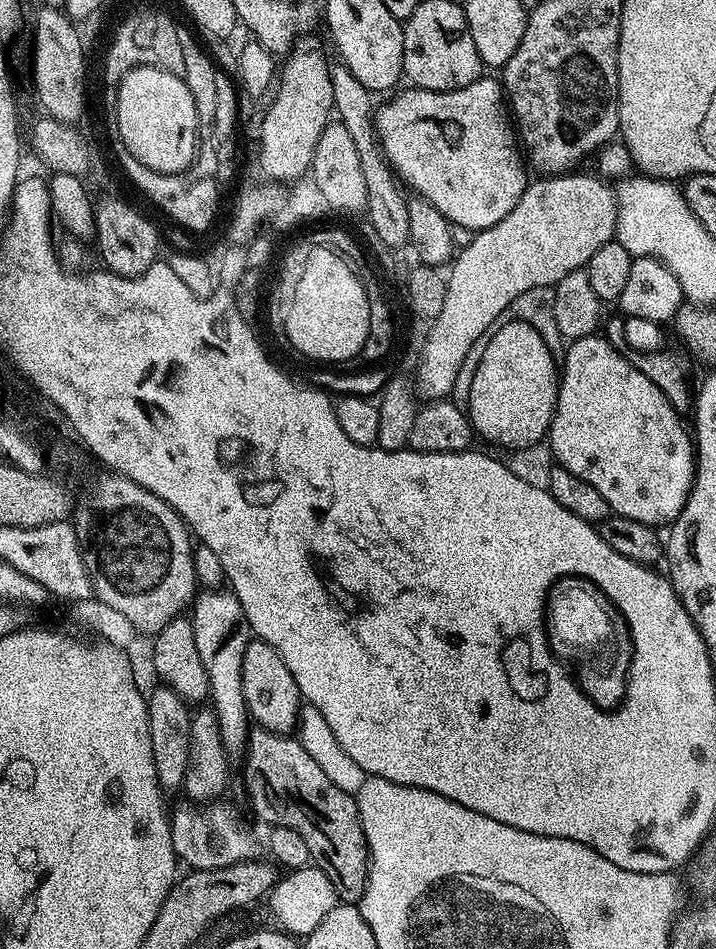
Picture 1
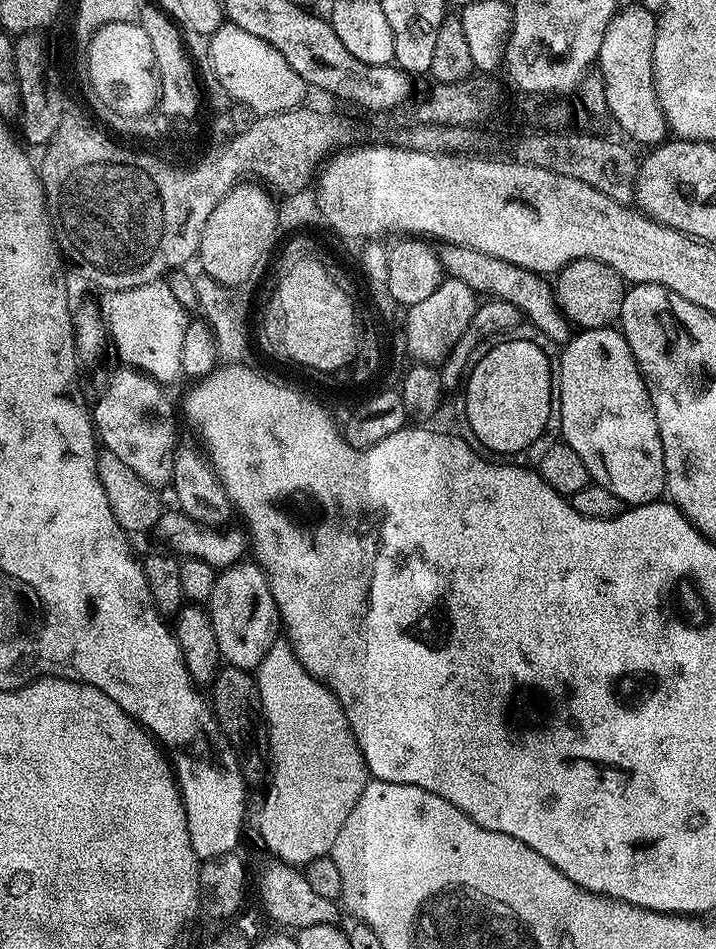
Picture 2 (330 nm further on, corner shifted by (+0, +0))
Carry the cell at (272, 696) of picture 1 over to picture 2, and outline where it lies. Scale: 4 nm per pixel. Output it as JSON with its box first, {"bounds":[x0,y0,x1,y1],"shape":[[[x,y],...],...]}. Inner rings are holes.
{"bounds":[206,562,282,670],"shape":[[[241,562],[223,569],[216,577],[206,608],[212,618],[214,638],[218,638],[218,650],[231,667],[255,670],[281,635],[282,625],[274,594],[270,594],[264,571],[255,562]]]}

